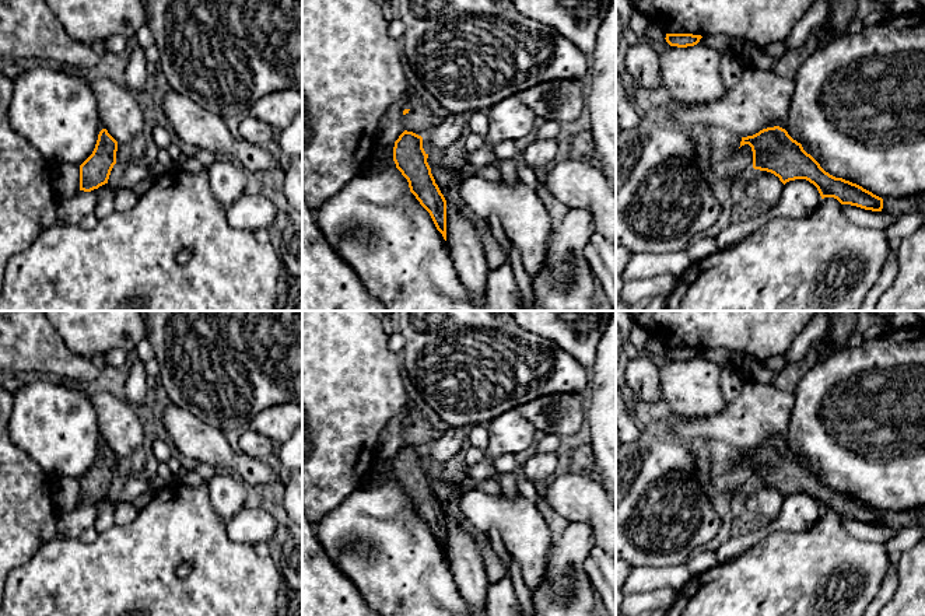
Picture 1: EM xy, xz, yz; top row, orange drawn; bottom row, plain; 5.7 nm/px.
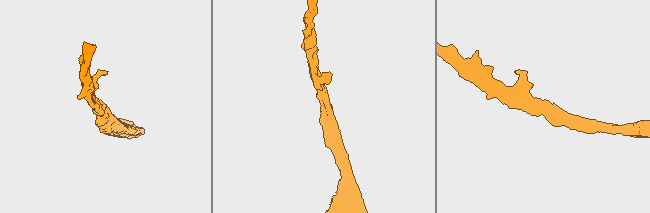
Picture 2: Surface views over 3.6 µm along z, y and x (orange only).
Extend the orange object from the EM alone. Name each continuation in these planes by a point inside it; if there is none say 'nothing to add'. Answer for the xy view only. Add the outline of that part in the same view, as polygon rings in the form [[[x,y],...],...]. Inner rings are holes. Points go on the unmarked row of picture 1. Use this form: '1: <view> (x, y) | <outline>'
nothing to add

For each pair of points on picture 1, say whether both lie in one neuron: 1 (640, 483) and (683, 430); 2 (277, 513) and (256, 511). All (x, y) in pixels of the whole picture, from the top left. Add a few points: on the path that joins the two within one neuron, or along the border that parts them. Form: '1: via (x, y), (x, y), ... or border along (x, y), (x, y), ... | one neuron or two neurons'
1: border along (652, 426), (664, 434), (687, 443) | two neurons
2: border along (266, 507), (276, 524), (273, 541) | two neurons

